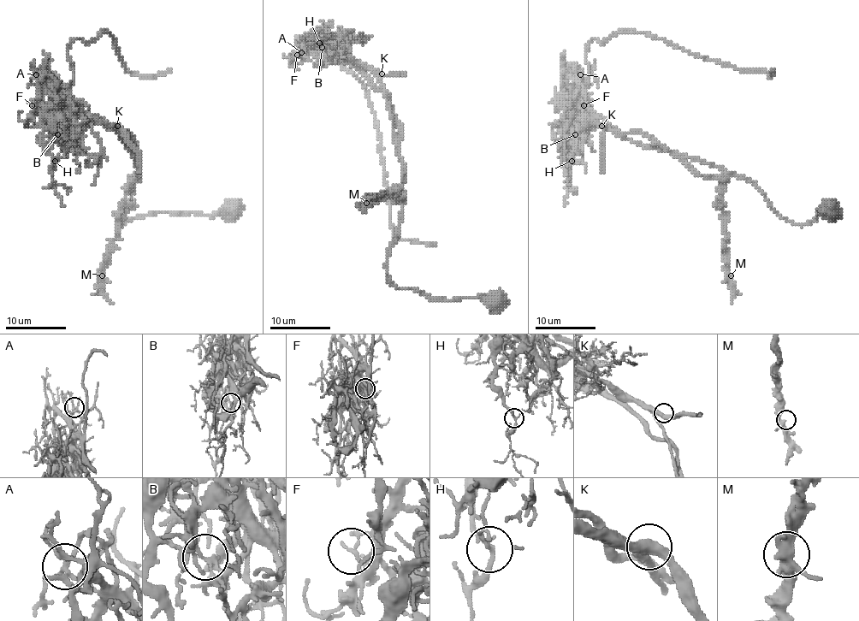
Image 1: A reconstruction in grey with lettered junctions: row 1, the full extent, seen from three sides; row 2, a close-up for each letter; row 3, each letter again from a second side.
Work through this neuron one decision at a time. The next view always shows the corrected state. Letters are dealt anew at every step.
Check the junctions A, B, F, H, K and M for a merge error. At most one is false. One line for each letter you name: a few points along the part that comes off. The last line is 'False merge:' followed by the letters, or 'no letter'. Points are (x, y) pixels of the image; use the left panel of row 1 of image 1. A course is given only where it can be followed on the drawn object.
B: foreign part runs (57, 133), (50, 98), (67, 94), (133, 139), (138, 174), (103, 272), (102, 292), (112, 303)
False merge: B

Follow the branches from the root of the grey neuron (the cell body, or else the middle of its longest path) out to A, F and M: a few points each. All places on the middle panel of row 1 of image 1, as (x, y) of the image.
A: (495, 300), (432, 300), (389, 280), (403, 166), (386, 95), (340, 58), (301, 52)
F: (495, 300), (432, 300), (389, 280), (386, 256), (403, 205), (403, 166), (386, 95), (324, 50), (297, 55)
M: (495, 300), (432, 300), (397, 287), (388, 275), (386, 256), (403, 199), (386, 193), (366, 203)

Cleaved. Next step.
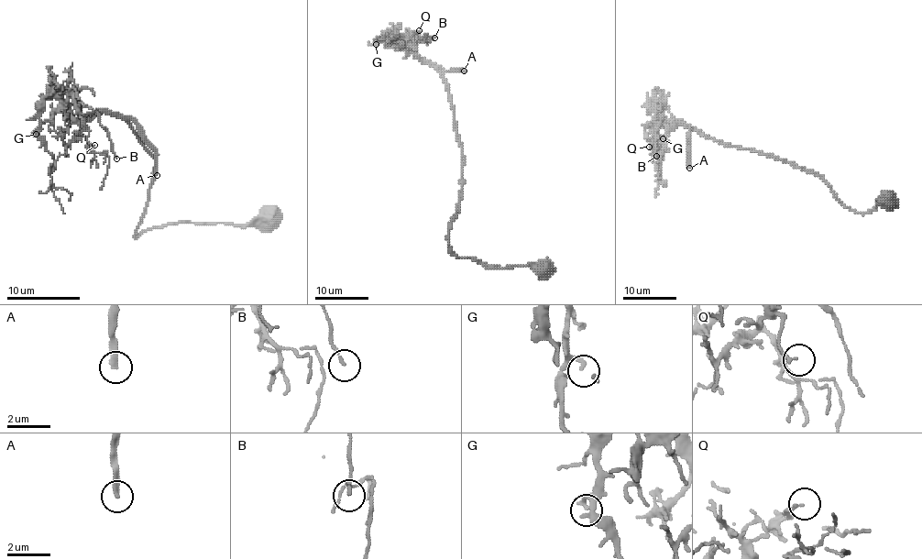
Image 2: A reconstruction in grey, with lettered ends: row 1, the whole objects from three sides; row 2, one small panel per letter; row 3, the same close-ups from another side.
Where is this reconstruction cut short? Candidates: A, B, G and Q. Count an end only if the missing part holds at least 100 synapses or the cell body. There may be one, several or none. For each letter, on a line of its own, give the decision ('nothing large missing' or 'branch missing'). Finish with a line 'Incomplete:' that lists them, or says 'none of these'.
A: branch missing
B: nothing large missing
G: nothing large missing
Q: nothing large missing
Incomplete: A

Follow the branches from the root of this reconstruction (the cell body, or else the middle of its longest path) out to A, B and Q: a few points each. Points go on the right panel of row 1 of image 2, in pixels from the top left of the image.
A: (886, 197), (886, 202), (869, 213), (850, 211), (817, 175), (768, 155), (721, 144), (690, 126), (689, 168)
B: (886, 197), (869, 213), (850, 211), (817, 175), (721, 144), (681, 123), (672, 128), (663, 116), (656, 156)
Q: (886, 197), (869, 213), (850, 211), (817, 175), (721, 144), (681, 123), (671, 128), (659, 111), (649, 147)

